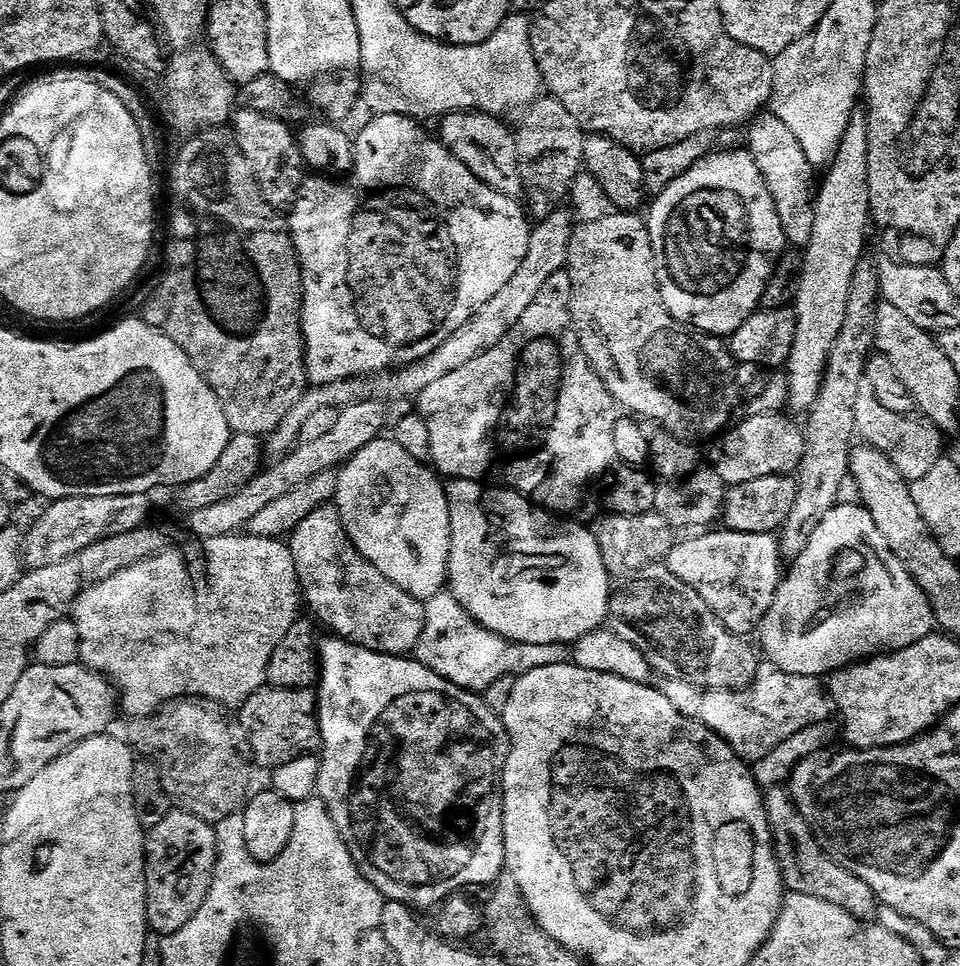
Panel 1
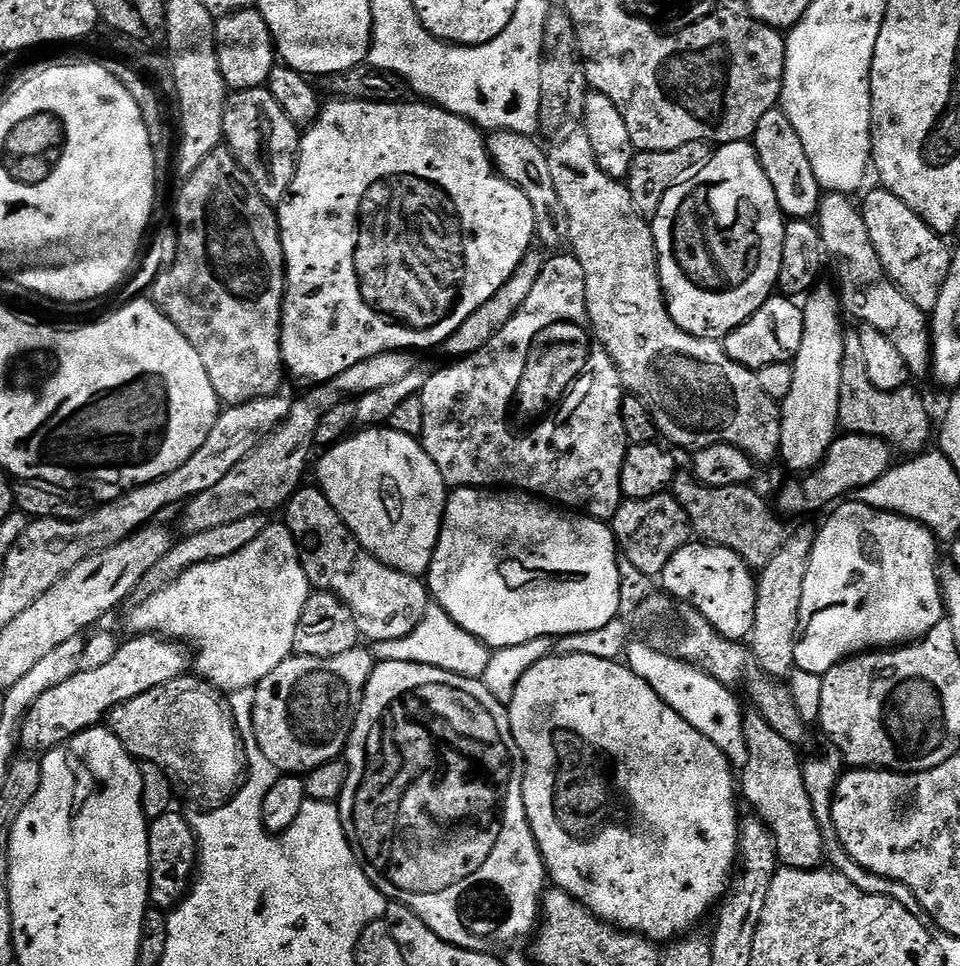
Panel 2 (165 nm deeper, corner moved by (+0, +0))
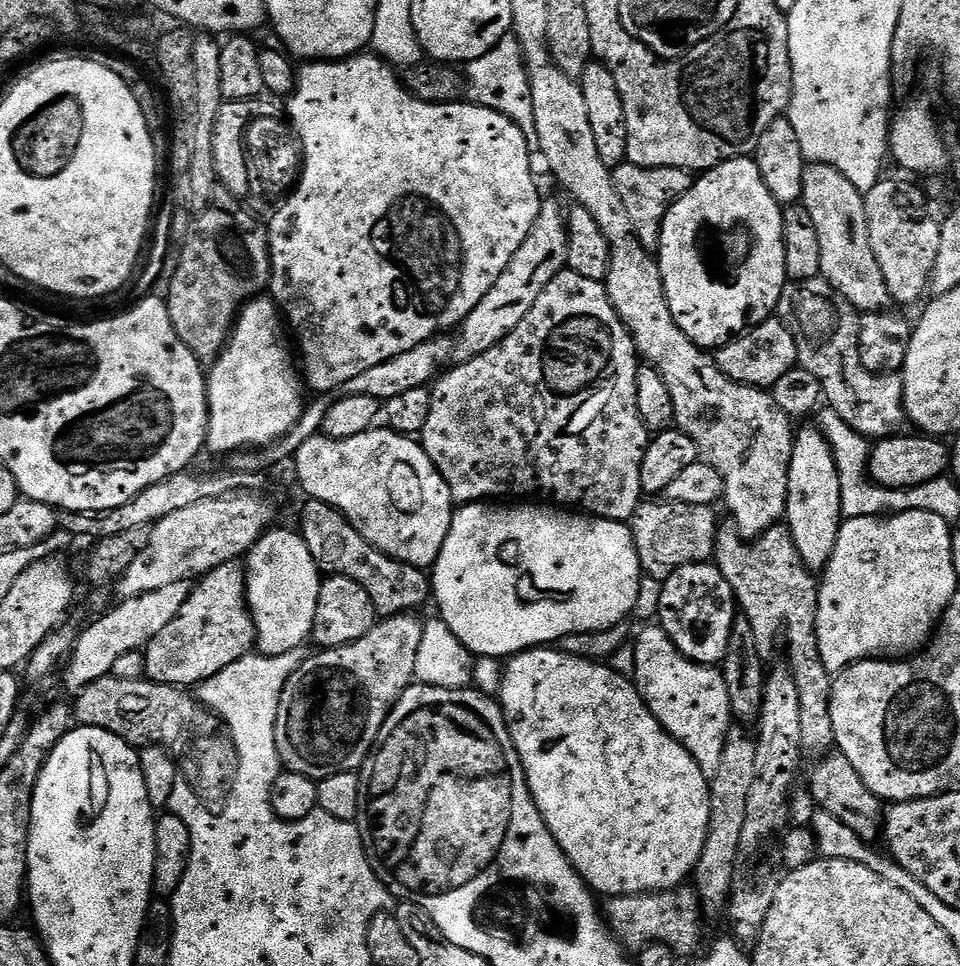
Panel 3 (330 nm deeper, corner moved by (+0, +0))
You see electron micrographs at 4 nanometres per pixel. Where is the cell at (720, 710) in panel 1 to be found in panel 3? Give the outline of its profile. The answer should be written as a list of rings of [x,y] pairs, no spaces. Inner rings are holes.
[[[659,626],[642,629],[636,640],[634,636],[634,647],[637,662],[634,683],[644,699],[644,705],[676,741],[690,750],[702,774],[711,778],[718,770],[718,762],[722,762],[728,729],[734,724],[723,671],[716,666],[687,660],[676,651],[674,642]]]

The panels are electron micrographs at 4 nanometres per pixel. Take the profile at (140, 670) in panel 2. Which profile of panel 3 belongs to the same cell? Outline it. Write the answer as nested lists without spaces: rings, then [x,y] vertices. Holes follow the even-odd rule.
[[[231,560],[202,577],[186,598],[182,610],[178,610],[178,614],[170,622],[170,626],[158,630],[156,637],[143,649],[146,676],[156,684],[199,686],[214,678],[214,674],[226,670],[226,666],[234,666],[234,662],[249,655],[255,648],[256,627],[252,621],[252,611],[248,609],[246,568],[240,560]]]

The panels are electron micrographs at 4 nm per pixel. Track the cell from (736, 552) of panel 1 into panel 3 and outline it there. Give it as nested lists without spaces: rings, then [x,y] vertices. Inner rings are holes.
[[[715,563],[687,564],[668,580],[659,585],[660,588],[660,620],[659,627],[674,642],[676,651],[680,652],[695,664],[716,666],[723,661],[728,643],[730,630],[738,615],[736,595],[720,573]]]

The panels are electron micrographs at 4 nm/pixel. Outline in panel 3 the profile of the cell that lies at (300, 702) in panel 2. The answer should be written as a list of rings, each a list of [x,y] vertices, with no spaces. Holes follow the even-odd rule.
[[[405,614],[381,619],[372,627],[370,634],[366,634],[358,642],[347,644],[341,648],[326,648],[317,651],[317,656],[309,655],[298,666],[298,670],[294,670],[294,674],[290,674],[290,678],[282,690],[282,698],[278,702],[278,722],[276,723],[276,745],[278,746],[280,763],[287,771],[297,772],[319,782],[334,774],[356,772],[363,769],[380,739],[380,731],[384,725],[384,719],[388,717],[389,712],[392,711],[393,706],[398,702],[400,695],[414,682],[415,658],[418,655],[418,646],[422,646],[422,634],[425,626],[425,621],[421,618],[419,620],[418,617],[419,615],[416,614]]]

